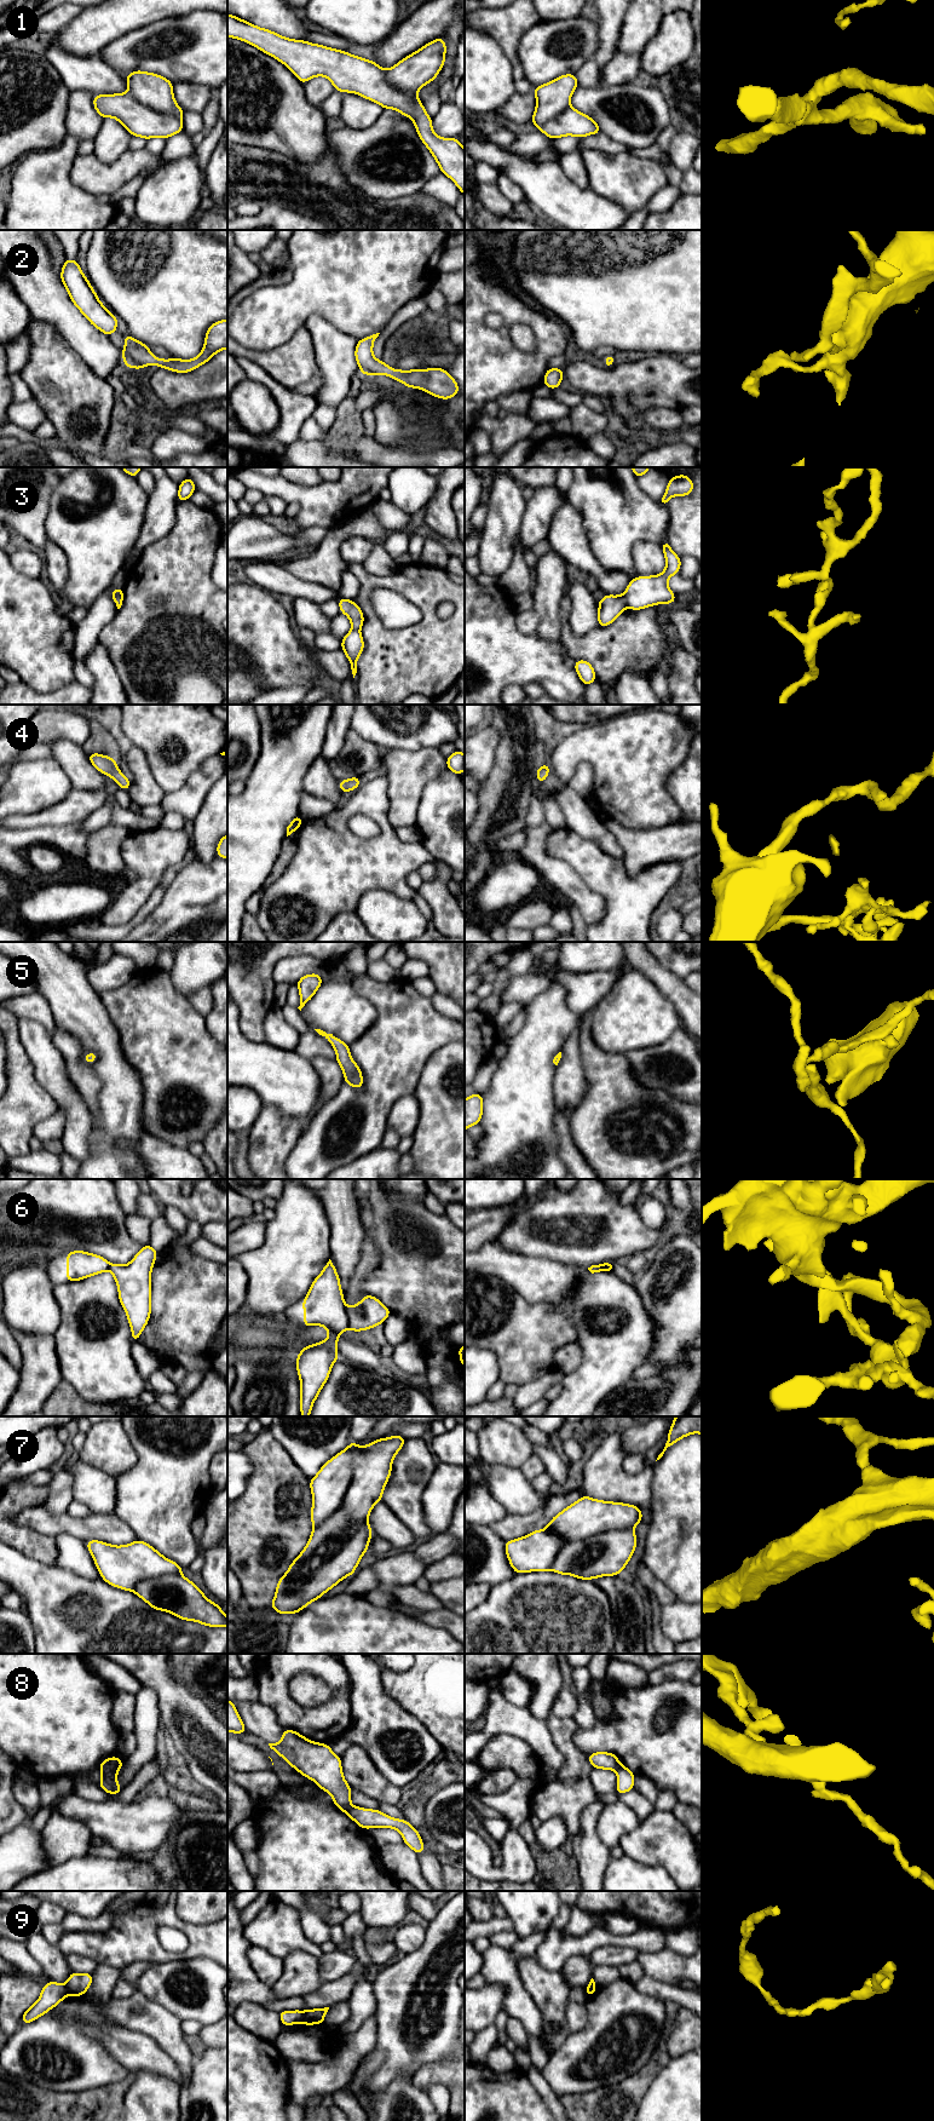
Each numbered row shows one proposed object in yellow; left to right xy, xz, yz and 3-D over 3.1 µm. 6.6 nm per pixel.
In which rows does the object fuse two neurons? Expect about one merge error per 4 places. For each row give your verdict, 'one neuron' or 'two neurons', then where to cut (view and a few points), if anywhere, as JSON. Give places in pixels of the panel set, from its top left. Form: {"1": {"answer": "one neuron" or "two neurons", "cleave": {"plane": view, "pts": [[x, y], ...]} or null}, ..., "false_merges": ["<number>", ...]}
{"1": {"answer": "two neurons", "cleave": {"plane": "xy", "pts": [[127, 92], [145, 105], [180, 119]]}}, "2": {"answer": "one neuron", "cleave": null}, "3": {"answer": "two neurons", "cleave": {"plane": "yz", "pts": [[623, 595], [627, 605]]}}, "4": {"answer": "one neuron", "cleave": null}, "5": {"answer": "one neuron", "cleave": null}, "6": {"answer": "two neurons", "cleave": {"plane": "xz", "pts": [[345, 1308], [349, 1327]]}}, "7": {"answer": "one neuron", "cleave": null}, "8": {"answer": "two neurons", "cleave": {"plane": "xy", "pts": [[119, 1758], [111, 1765], [101, 1770]]}}, "9": {"answer": "two neurons", "cleave": {"plane": "xz", "pts": [[304, 2011], [300, 2021]]}}, "false_merges": ["1", "3", "6", "8", "9"]}

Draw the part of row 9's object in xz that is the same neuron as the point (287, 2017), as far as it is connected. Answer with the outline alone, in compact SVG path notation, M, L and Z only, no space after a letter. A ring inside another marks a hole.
M282 2011L278 2013L282 2025L294 2025L301 2022L304 2011Z

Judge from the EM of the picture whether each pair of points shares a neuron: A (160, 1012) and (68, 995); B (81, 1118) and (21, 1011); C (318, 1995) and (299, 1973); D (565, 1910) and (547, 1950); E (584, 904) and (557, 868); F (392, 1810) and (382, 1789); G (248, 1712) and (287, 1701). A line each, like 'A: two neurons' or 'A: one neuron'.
A: two neurons
B: two neurons
C: two neurons
D: two neurons
E: one neuron
F: two neurons
G: two neurons

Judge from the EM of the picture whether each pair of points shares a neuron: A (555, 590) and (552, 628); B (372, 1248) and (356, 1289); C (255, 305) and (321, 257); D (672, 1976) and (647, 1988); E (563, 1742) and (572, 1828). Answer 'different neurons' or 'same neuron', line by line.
A: same neuron
B: same neuron
C: same neuron
D: different neurons
E: same neuron

